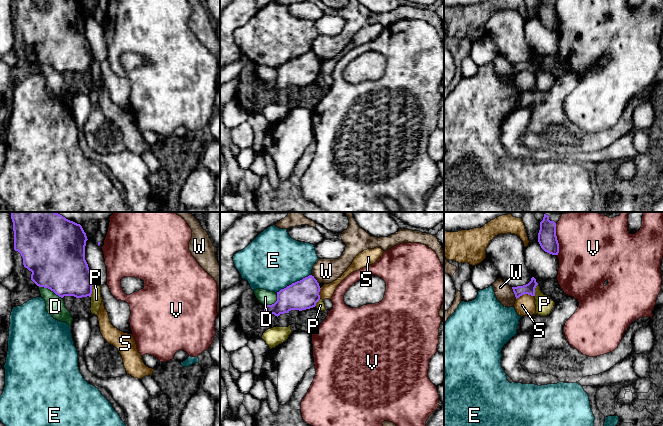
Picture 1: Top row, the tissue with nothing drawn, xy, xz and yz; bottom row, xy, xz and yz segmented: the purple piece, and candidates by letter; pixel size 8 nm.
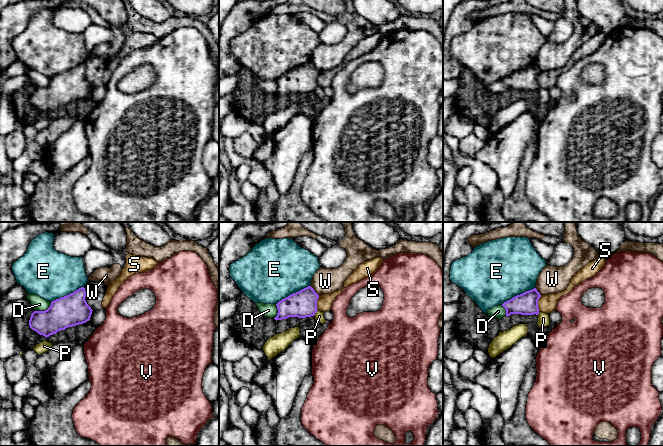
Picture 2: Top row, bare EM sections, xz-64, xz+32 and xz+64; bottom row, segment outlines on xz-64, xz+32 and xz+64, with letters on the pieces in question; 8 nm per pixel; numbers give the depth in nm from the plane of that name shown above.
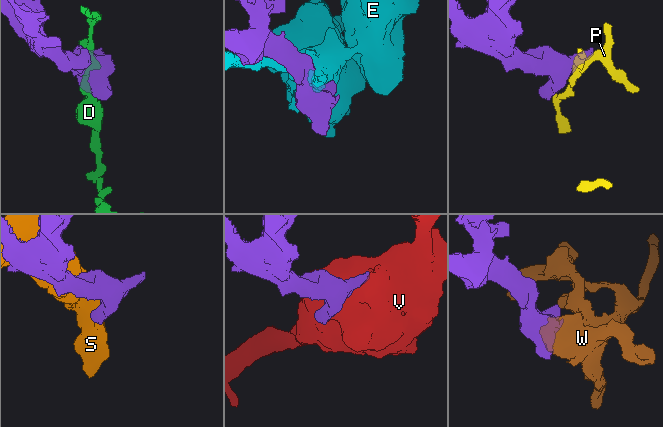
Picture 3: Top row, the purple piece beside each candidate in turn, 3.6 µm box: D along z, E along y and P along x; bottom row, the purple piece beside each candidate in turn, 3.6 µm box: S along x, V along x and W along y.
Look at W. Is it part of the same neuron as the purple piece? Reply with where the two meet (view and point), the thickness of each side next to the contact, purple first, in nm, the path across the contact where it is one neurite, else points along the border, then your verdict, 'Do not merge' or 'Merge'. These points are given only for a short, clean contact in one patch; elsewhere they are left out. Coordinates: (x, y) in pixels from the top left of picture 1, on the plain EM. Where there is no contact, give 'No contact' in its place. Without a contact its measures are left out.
Touches purple at yz (514, 69). Thickness 90 nm (purple) against 150 nm. Boundary: yz (511, 63), (516, 74). Do not merge

